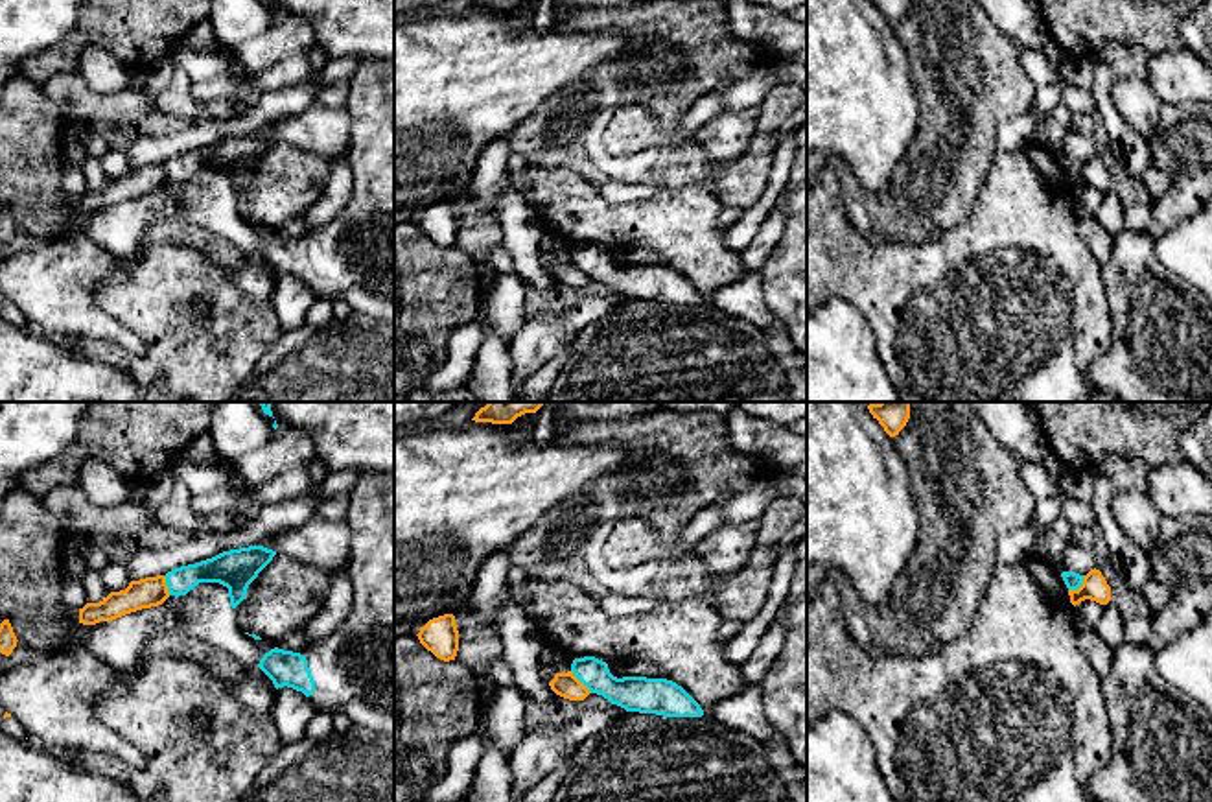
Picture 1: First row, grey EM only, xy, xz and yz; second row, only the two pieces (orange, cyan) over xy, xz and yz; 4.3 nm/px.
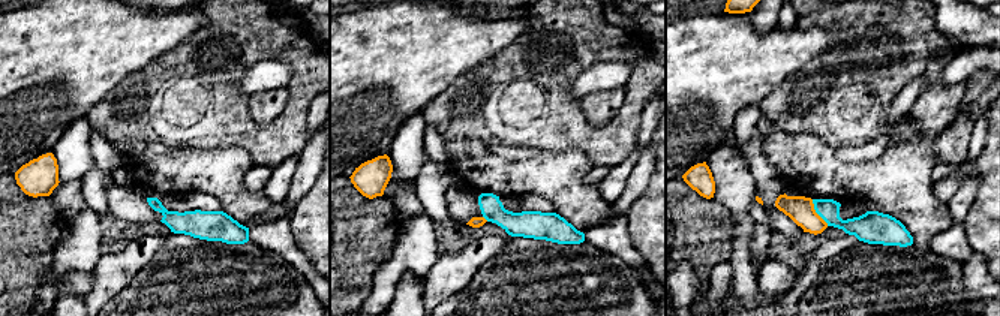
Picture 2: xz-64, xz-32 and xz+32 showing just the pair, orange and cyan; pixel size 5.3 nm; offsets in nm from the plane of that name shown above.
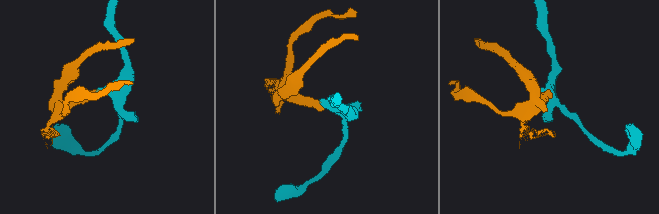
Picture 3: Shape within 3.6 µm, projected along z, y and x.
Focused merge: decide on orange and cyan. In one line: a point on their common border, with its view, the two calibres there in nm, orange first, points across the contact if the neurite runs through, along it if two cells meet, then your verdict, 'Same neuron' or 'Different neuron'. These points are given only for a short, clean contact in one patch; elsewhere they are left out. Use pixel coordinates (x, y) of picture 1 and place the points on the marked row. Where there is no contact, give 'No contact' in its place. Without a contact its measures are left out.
Touches orange at xz (579, 681). Thickness 110 nm (orange) against 160 nm. Boundary: xz (571, 670), (592, 692). Different neuron

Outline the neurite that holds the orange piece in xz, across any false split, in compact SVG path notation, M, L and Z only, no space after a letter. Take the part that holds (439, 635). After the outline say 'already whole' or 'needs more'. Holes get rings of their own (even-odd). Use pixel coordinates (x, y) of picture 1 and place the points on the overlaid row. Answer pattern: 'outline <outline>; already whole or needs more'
outline M453 614L429 619L416 636L437 658L444 662L455 660L459 651L459 631Z; already whole

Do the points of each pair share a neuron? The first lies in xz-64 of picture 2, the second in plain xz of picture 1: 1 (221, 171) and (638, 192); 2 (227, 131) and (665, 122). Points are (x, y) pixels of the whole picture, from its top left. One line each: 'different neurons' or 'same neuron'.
1: different neurons
2: same neuron

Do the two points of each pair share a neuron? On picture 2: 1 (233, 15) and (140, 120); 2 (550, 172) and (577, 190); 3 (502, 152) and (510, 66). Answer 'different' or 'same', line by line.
1: same
2: same
3: different

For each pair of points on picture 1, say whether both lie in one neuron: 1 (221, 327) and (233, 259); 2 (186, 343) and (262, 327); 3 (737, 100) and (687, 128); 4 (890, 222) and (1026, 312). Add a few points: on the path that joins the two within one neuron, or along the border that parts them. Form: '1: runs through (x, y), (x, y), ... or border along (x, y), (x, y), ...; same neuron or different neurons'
1: border along (194, 247), (234, 271); different neurons
2: runs through (205, 336), (244, 327); same neuron
3: runs through (724, 100), (710, 106), (700, 115); same neuron
4: border along (960, 222), (923, 242), (879, 244); different neurons

